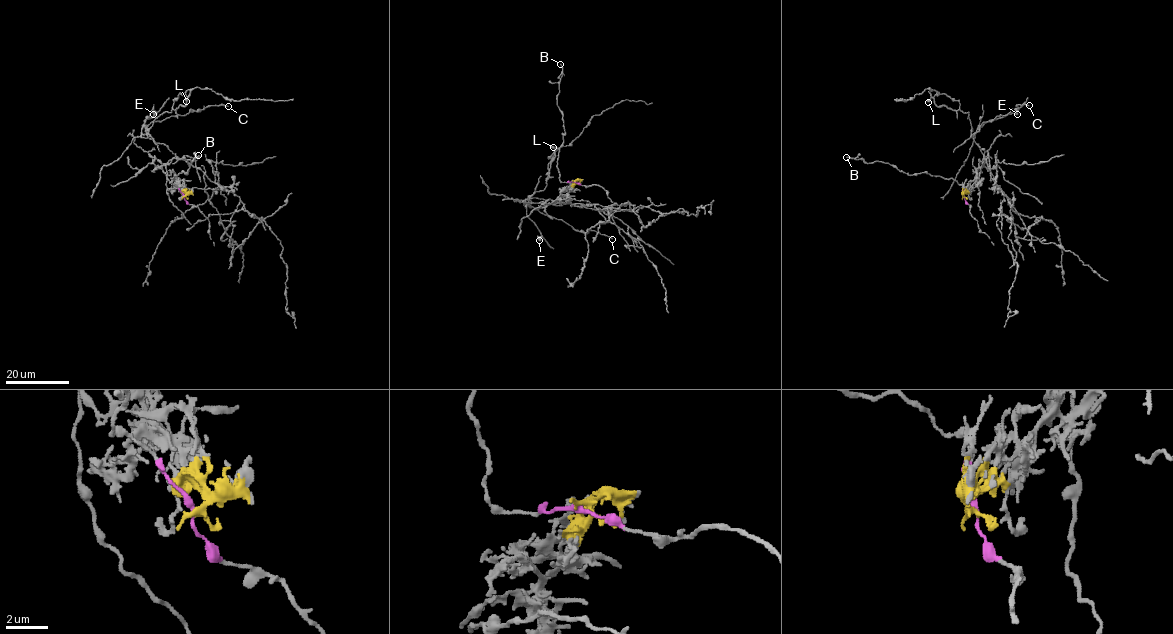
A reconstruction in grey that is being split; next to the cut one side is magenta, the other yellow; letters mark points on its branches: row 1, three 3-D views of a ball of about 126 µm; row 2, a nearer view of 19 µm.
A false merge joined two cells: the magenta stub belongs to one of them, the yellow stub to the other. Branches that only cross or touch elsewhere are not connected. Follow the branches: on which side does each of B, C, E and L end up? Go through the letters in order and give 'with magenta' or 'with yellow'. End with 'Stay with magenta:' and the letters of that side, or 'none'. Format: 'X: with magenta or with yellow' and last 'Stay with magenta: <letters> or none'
B: with magenta
C: with yellow
E: with yellow
L: with yellow
Stay with magenta: B

